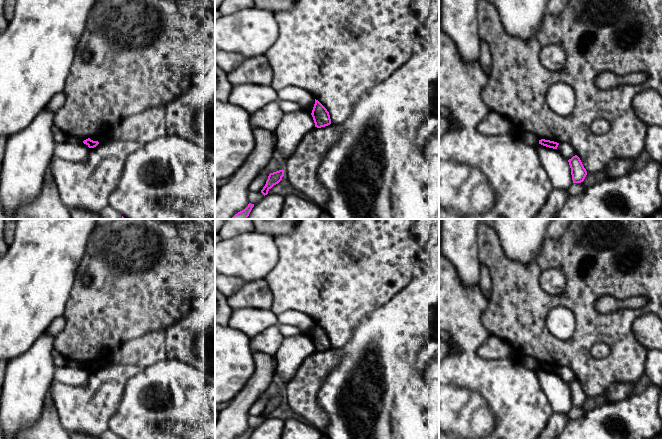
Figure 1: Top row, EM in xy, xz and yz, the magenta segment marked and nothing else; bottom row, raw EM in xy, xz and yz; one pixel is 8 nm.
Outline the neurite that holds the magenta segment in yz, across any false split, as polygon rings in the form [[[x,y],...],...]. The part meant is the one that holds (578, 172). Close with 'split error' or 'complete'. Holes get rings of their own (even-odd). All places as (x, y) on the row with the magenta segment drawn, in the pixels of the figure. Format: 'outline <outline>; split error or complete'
outline [[[575,155],[571,159],[569,159],[568,162],[571,168],[573,183],[583,182],[587,175],[587,171],[584,168],[580,158],[577,155]]]; complete

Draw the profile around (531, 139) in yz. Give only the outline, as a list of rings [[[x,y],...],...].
[[[522,132],[519,136],[528,145],[537,146],[539,144],[539,138],[533,133]]]

